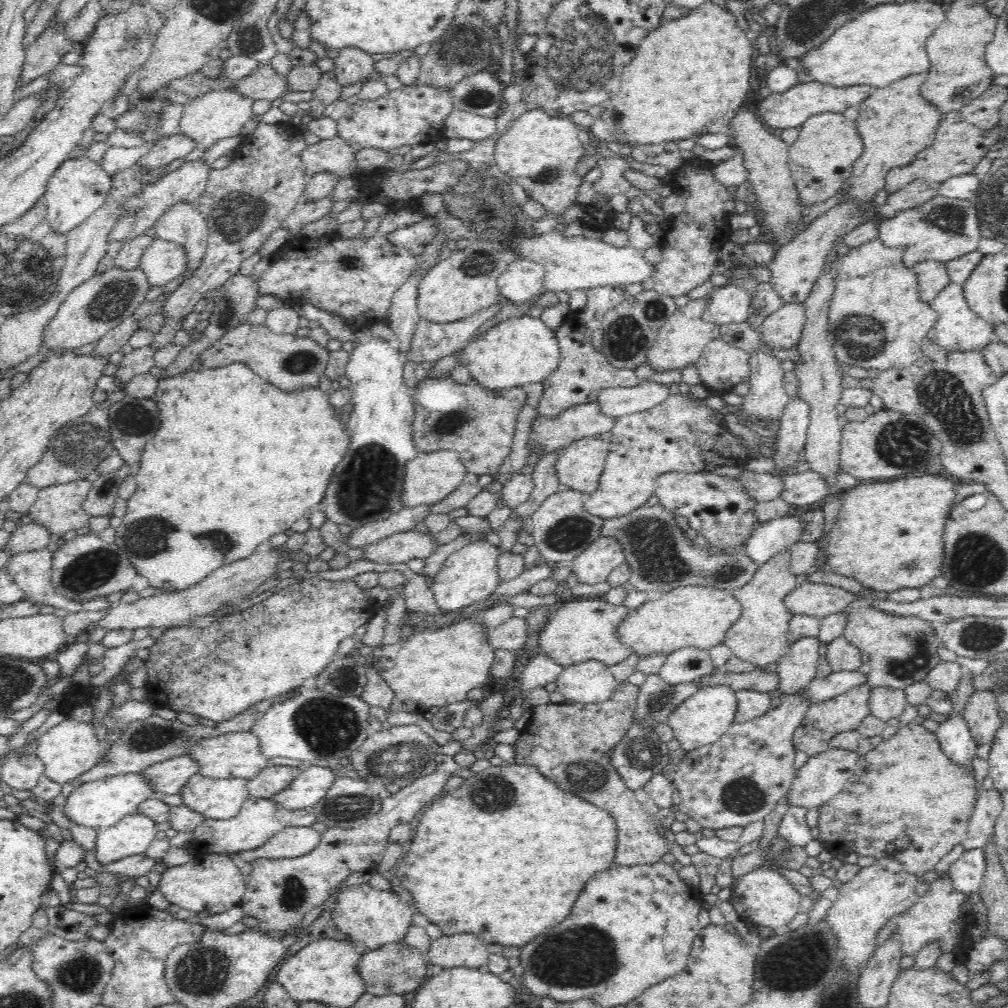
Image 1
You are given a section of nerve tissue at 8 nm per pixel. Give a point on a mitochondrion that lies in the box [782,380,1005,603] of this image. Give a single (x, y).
(901, 445)

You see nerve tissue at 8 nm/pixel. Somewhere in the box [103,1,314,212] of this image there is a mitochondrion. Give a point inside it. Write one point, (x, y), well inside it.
(248, 37)

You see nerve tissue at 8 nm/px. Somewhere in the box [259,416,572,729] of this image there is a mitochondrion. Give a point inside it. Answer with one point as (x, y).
(365, 488)

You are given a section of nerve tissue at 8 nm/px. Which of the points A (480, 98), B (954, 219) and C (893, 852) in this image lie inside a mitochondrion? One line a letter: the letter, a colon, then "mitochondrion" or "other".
A: mitochondrion
B: mitochondrion
C: other

